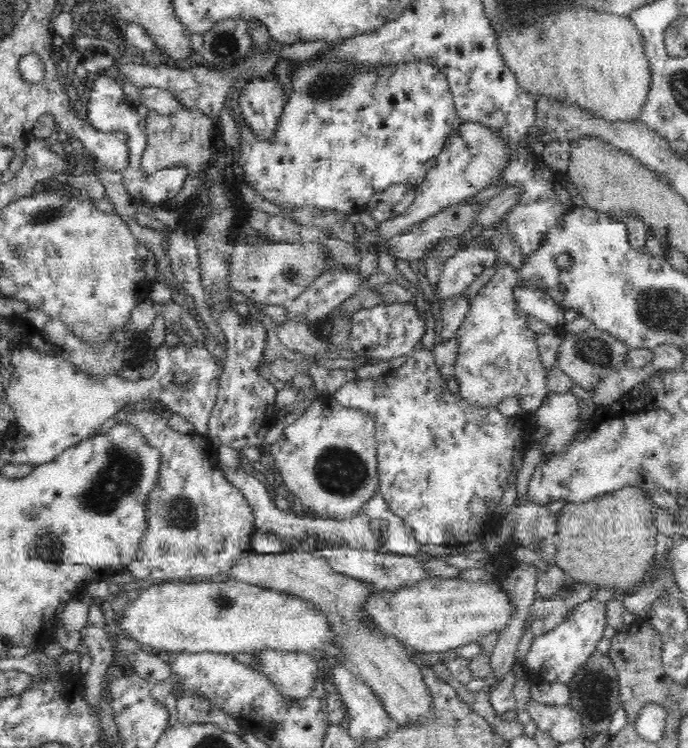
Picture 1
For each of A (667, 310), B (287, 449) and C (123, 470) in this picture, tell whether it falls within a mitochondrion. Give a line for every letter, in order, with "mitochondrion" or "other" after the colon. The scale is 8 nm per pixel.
A: mitochondrion
B: other
C: mitochondrion

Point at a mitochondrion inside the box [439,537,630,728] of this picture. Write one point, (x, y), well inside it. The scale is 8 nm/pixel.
(596, 691)

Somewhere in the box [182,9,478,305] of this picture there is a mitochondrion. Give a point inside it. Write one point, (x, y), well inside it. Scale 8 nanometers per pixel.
(324, 86)

